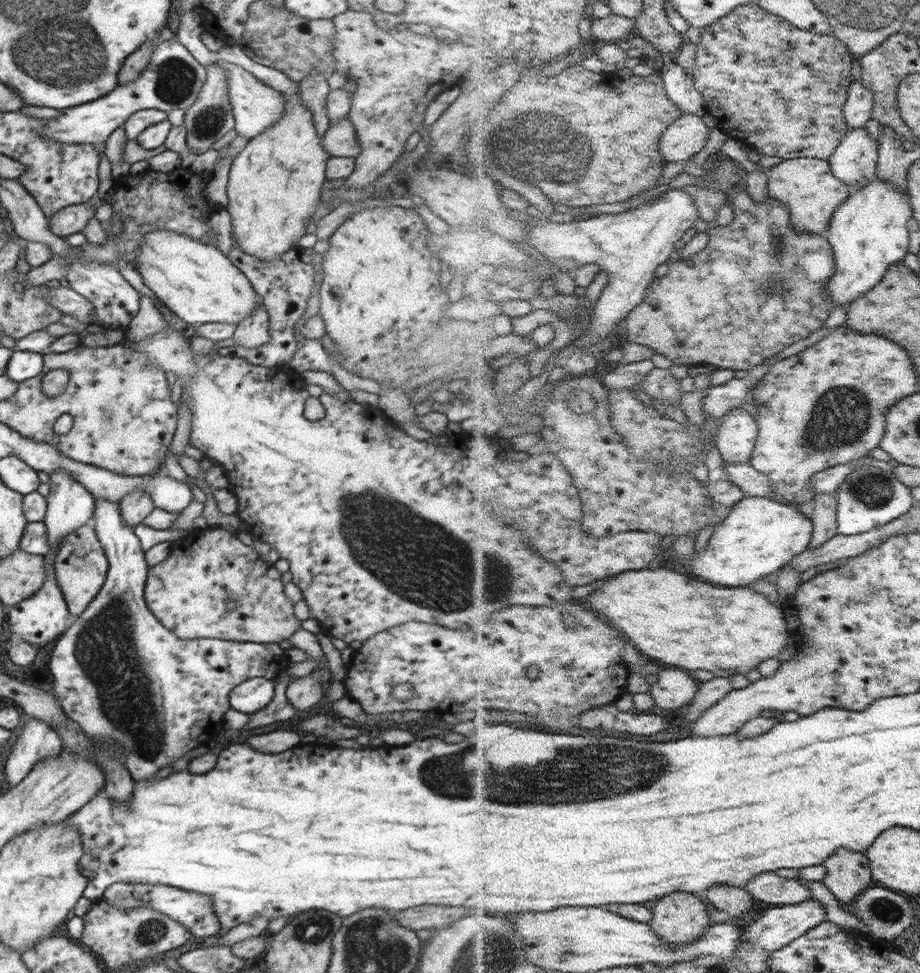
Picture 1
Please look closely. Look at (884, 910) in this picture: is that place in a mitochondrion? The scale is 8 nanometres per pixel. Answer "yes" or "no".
yes

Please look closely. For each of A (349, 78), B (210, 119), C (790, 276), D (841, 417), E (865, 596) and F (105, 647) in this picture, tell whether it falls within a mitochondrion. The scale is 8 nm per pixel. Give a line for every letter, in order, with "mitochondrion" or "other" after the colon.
A: other
B: mitochondrion
C: mitochondrion
D: mitochondrion
E: mitochondrion
F: mitochondrion

